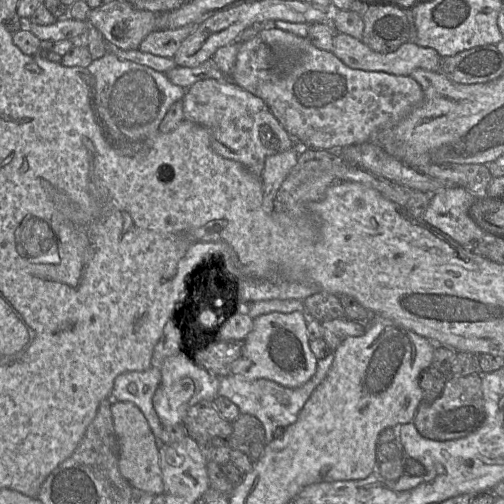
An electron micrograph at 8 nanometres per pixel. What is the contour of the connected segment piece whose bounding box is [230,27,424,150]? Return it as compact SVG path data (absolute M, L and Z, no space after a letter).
M277 27L265 28L254 38L240 43L230 79L266 103L285 130L299 144L299 150L337 150L370 141L380 130L400 122L424 97L421 86L410 76L350 68L331 51L314 46L307 37L300 37Z

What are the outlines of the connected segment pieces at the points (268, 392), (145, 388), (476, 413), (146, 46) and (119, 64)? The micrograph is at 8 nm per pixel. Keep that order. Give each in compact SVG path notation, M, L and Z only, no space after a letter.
M332 352L318 360L315 374L305 384L297 388L287 388L268 379L248 380L234 374L219 377L218 395L226 397L236 404L240 414L250 414L256 417L264 430L268 445L274 439L274 431L277 427L286 428L297 420L300 411L315 388L325 379L333 360L334 353Z
M150 367L145 371L129 371L118 375L113 384L110 397L113 401L129 401L134 403L147 419L149 426L157 440L158 448L163 443L161 442L161 434L163 425L153 406L153 396L161 382L161 371L158 368Z
M482 374L450 376L441 395L431 404L420 404L413 419L418 432L425 438L438 441L466 437L484 424L486 418L482 392Z
M189 24L172 30L157 30L145 37L139 46L139 50L153 55L173 58L182 42L193 32L198 25Z
M107 52L87 67L94 78L94 107L107 137L117 141L143 141L152 138L159 130L170 107L182 100L186 89L173 84L167 76L159 71L132 61L120 60L116 55Z

